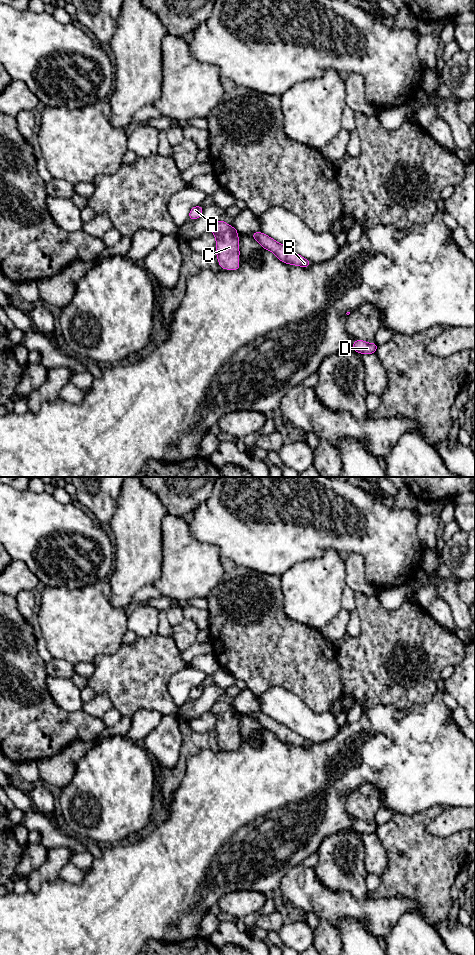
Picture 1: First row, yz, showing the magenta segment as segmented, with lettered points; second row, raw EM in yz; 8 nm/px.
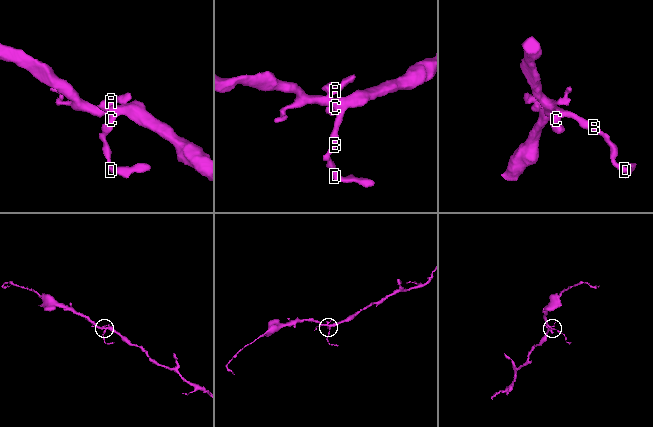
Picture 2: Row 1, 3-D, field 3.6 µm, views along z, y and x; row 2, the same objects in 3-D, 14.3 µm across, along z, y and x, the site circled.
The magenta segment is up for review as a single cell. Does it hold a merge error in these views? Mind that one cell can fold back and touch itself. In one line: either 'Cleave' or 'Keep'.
Keep

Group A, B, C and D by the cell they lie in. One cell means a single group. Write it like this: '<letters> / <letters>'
A B C D

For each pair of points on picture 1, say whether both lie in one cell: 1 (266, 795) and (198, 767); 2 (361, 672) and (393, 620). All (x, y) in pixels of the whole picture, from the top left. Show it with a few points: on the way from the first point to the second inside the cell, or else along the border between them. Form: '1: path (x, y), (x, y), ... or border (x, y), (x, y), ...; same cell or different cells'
1: path (249, 795), (227, 795), (215, 783); same cell
2: path (374, 659), (393, 640), (393, 633); same cell

